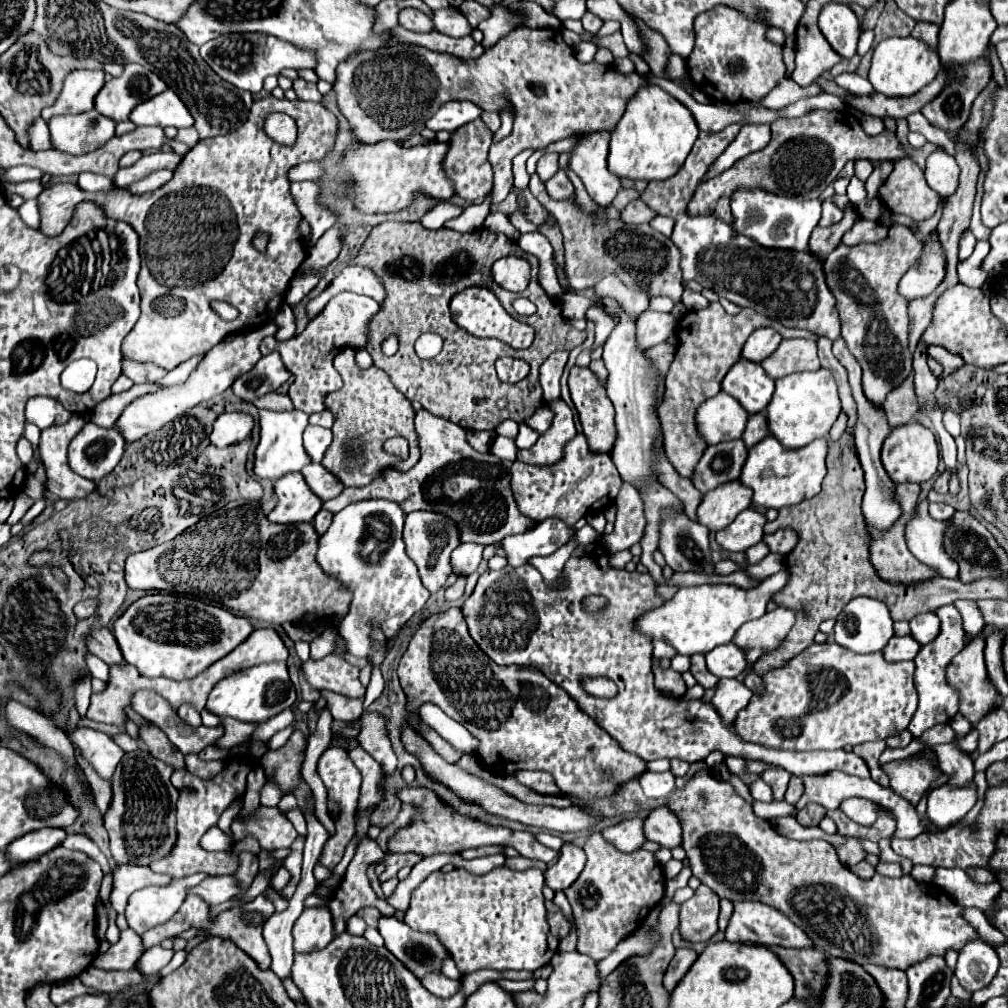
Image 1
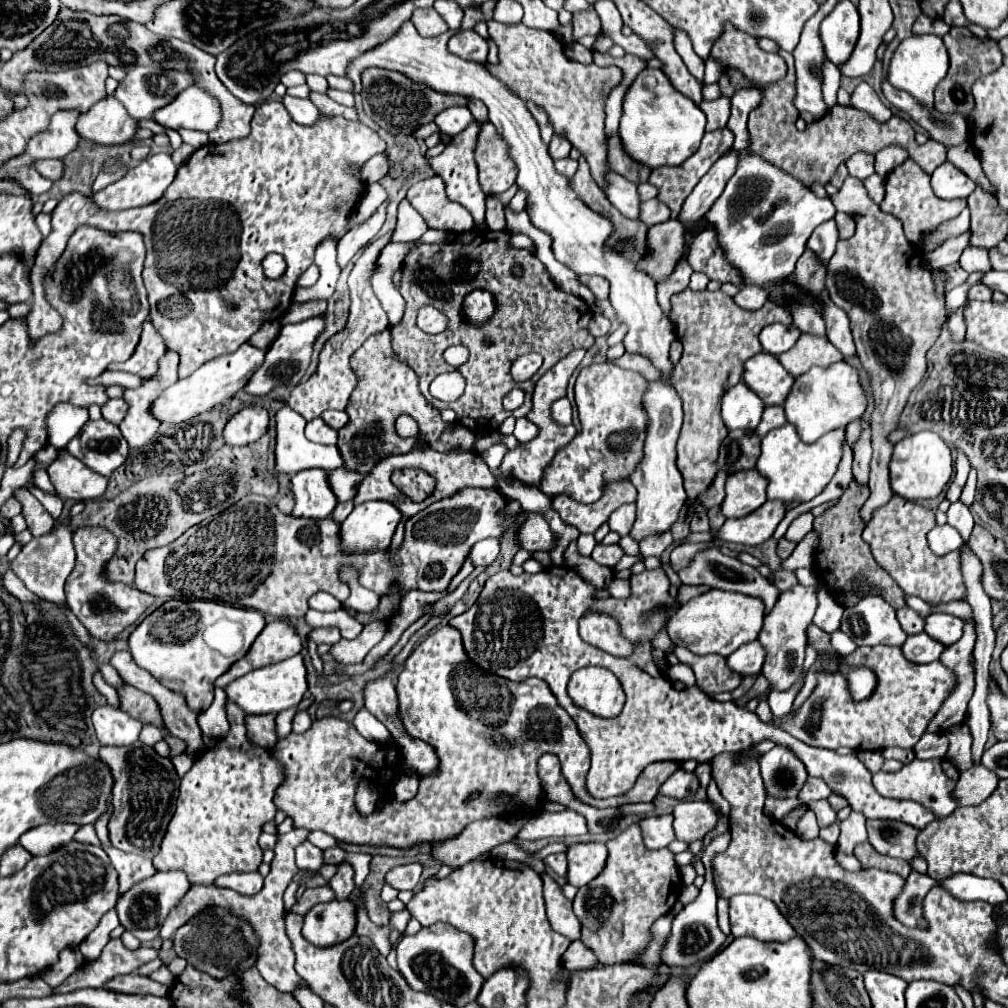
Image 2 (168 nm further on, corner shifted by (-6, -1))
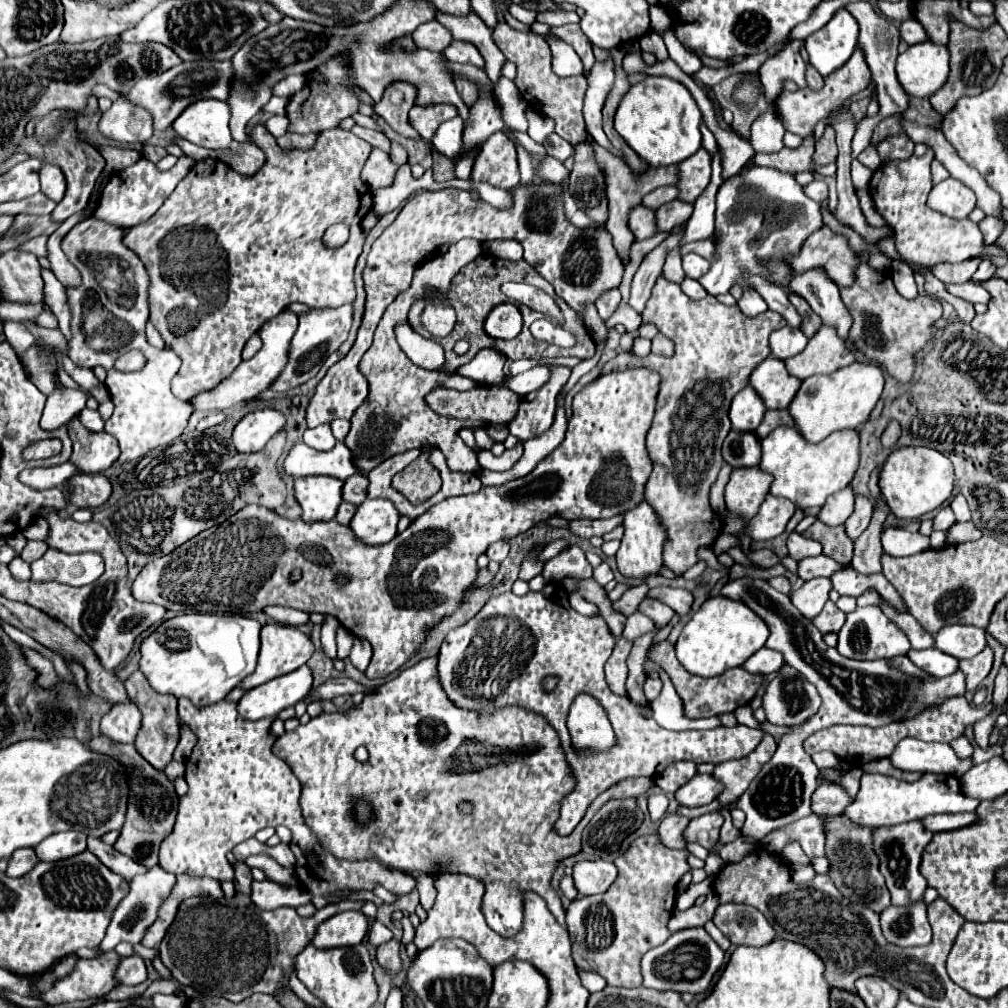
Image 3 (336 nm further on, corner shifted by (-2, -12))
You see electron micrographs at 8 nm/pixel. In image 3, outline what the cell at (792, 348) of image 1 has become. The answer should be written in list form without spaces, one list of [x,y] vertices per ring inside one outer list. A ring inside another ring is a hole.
[[[821,327],[807,343],[807,347],[785,361],[793,377],[807,379],[811,375],[829,375],[855,361],[855,351],[847,349],[845,341],[835,335],[833,327]]]

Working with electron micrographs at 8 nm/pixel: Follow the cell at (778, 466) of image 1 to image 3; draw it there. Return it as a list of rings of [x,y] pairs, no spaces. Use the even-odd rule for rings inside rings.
[[[777,427],[769,437],[761,441],[763,459],[759,469],[775,477],[771,495],[785,497],[799,509],[821,507],[825,499],[845,489],[859,465],[859,433],[857,431],[835,431],[821,443],[809,443],[801,437],[795,427]]]

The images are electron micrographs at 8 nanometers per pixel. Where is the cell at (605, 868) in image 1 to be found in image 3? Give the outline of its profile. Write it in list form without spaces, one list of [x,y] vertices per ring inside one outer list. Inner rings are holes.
[[[655,835],[639,837],[615,859],[619,875],[605,893],[579,897],[567,907],[573,961],[579,969],[599,973],[607,985],[615,987],[639,987],[643,983],[643,953],[665,943],[671,935],[667,921],[675,909],[677,883],[689,871],[687,855],[687,851],[663,847]]]

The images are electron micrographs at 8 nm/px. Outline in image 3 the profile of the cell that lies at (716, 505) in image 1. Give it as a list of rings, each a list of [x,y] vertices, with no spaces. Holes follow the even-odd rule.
[[[759,467],[733,469],[731,479],[725,487],[727,509],[741,519],[753,519],[765,501],[771,483],[773,477],[769,473],[763,473]]]

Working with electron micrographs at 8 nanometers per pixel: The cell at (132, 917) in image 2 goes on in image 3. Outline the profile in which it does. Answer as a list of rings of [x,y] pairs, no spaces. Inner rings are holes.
[[[151,867],[145,875],[135,877],[131,881],[129,893],[121,899],[121,905],[117,905],[117,909],[113,913],[113,919],[109,923],[107,935],[105,935],[105,939],[101,941],[99,947],[103,951],[111,951],[121,941],[127,941],[131,945],[141,943],[141,937],[145,937],[149,925],[153,925],[153,921],[157,919],[157,911],[161,907],[161,901],[165,901],[165,897],[169,897],[175,883],[177,883],[177,877],[173,873],[167,873],[167,871],[159,869],[159,867]]]

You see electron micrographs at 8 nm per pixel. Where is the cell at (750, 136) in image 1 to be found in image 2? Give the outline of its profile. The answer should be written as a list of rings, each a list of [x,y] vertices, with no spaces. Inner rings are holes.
[[[735,150],[721,156],[715,162],[715,166],[701,178],[699,186],[687,196],[677,220],[687,226],[689,222],[697,222],[699,218],[703,218],[705,212],[719,198],[721,190],[725,188],[725,182],[733,176],[735,168],[737,168],[737,152]]]

